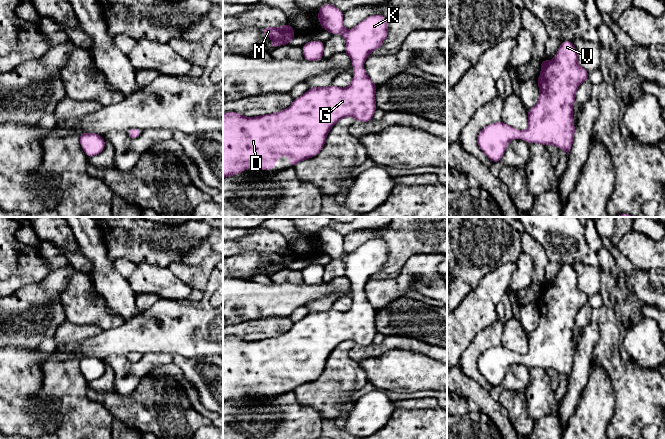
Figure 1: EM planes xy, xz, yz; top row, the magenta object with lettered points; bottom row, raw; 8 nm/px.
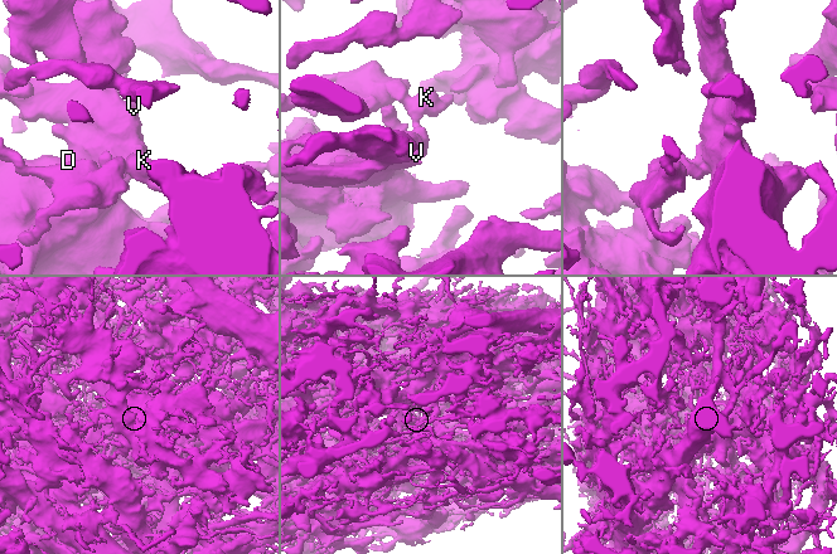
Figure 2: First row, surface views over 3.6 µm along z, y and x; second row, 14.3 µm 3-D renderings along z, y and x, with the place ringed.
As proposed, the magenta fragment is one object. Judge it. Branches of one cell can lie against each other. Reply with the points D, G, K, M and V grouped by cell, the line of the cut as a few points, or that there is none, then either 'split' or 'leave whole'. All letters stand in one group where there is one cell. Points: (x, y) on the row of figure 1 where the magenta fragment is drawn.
D G K M V; no cut; leave whole

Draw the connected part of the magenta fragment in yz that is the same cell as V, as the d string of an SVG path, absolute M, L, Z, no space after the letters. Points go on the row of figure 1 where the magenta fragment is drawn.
M563 41L552 60L541 61L541 72L537 79L539 98L537 104L528 110L528 128L525 131L518 131L502 121L492 123L479 132L477 136L479 148L493 163L500 162L509 142L517 138L525 140L528 144L554 145L559 150L565 150L568 157L576 129L572 112L576 90L588 79L588 71L578 63L578 53L573 42Z

